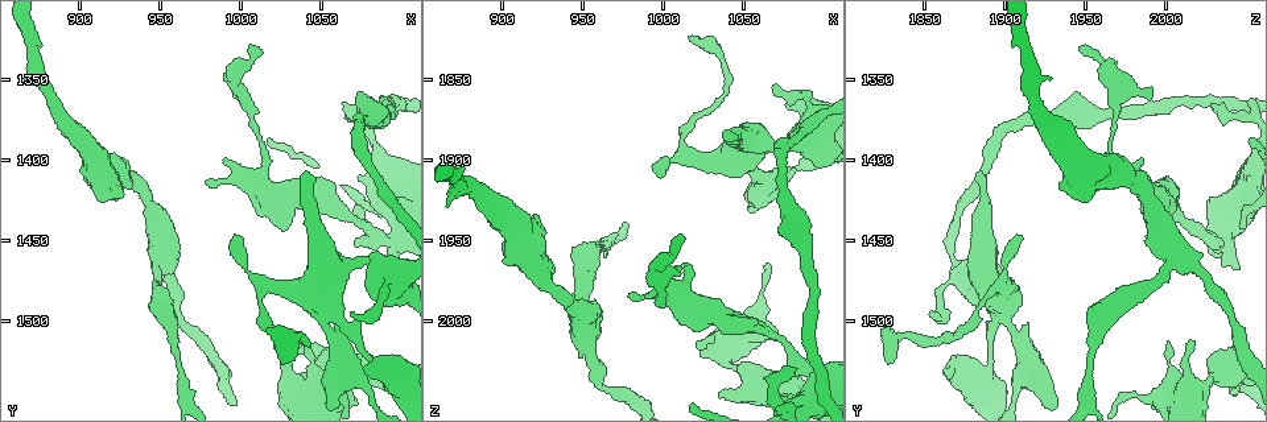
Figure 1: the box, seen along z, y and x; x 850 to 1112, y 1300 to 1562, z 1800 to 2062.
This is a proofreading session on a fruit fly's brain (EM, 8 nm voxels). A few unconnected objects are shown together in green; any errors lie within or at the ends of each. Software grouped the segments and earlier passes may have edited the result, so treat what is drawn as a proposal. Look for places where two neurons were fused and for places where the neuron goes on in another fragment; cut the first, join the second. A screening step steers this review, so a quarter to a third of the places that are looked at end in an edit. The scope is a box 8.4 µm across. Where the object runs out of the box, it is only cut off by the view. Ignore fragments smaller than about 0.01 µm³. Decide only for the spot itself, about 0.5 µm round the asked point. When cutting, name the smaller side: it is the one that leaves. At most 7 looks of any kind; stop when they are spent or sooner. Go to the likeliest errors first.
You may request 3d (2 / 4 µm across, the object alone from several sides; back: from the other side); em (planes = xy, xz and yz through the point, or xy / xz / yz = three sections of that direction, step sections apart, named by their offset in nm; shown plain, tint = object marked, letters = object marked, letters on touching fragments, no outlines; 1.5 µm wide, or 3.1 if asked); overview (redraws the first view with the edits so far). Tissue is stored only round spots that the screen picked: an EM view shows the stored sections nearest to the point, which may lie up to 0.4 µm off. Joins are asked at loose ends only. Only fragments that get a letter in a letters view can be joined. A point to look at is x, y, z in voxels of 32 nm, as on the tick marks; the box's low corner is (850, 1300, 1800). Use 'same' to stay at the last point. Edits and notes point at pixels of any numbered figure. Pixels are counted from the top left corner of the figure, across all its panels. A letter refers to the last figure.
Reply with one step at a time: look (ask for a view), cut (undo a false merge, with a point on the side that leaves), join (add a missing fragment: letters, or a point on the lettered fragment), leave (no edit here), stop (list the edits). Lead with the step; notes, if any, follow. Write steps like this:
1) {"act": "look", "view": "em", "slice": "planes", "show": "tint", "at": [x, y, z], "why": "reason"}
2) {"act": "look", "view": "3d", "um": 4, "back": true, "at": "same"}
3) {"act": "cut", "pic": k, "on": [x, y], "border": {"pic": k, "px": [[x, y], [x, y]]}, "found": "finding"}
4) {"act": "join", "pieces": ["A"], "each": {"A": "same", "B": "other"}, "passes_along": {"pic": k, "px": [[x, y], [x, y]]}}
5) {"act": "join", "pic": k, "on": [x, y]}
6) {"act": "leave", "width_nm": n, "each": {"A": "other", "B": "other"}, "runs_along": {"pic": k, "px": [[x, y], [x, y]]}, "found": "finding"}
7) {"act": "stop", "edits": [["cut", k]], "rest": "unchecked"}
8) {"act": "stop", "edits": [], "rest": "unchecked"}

{"act": "look", "view": "3d", "um": 2, "at": [1082, 1366, 2030], "why": "long arm stops here"}

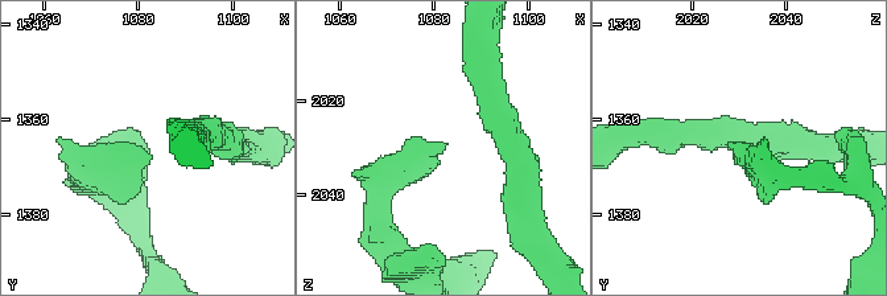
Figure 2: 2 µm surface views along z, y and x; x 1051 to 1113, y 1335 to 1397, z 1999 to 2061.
{"act": "look", "view": "em", "slice": "xy", "step": 4, "show": "tint", "at": [1082, 1367, 2029]}

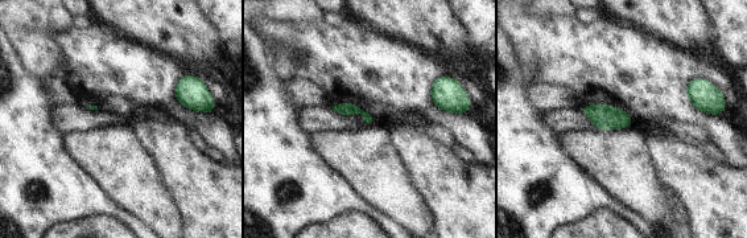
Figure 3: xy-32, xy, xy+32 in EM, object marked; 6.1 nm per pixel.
{"act": "look", "view": "em", "slice": "xy", "step": 4, "show": "letters", "at": "same"}

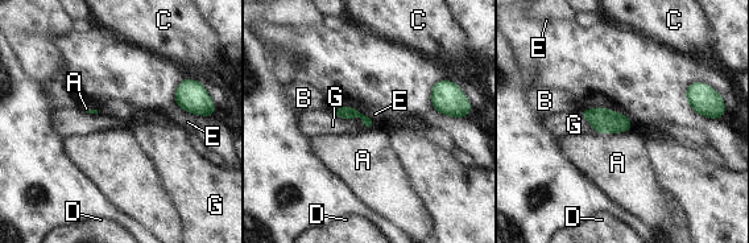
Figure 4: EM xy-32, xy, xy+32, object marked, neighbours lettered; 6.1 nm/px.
{"act": "leave", "each": {"A": "other", "B": "other", "C": "other", "D": "other", "E": "other", "G": "other"}, "border": {"pic": 4, "px": [[177, 104], [186, 111], [210, 116]]}, "found": "none of them fits"}

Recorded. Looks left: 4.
{"act": "look", "view": "3d", "um": 4, "at": [1010, 1330, 1944], "why": "free end"}

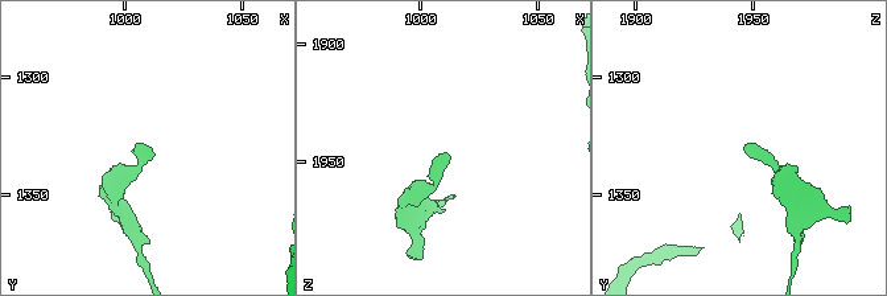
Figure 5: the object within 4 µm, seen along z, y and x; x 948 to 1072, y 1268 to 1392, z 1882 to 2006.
{"act": "look", "view": "em", "slice": "planes", "show": "letters", "at": [1010, 1330, 1946], "why": "now the EM"}

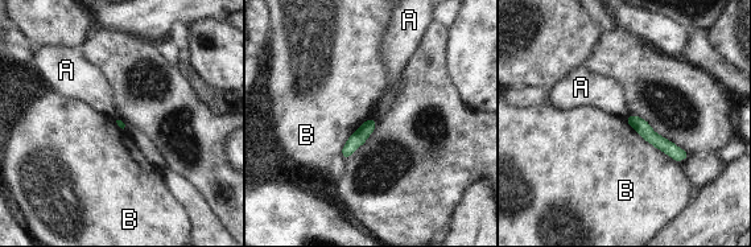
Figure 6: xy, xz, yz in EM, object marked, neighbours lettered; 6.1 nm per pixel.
{"act": "leave", "each": {"A": "other", "B": "other"}, "runs_along": {"pic": 6, "px": [[631, 119], [657, 141], [684, 155]]}, "found": "no lettered fragment goes on from it"}

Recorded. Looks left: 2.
{"act": "look", "view": "em", "slice": "planes", "show": "letters", "at": [1088, 1450, 2030], "why": "branch point"}

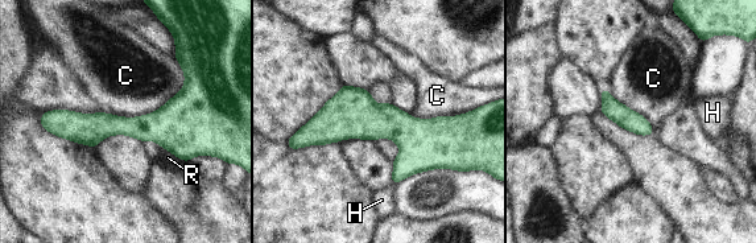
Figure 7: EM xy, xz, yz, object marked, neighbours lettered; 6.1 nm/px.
{"act": "leave", "width_nm": 120, "each": {"C": "other", "H": "other", "R": "other"}, "found": "all the same neuron"}

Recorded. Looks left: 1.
{"act": "stop", "edits": [], "rest": "unchecked"}

